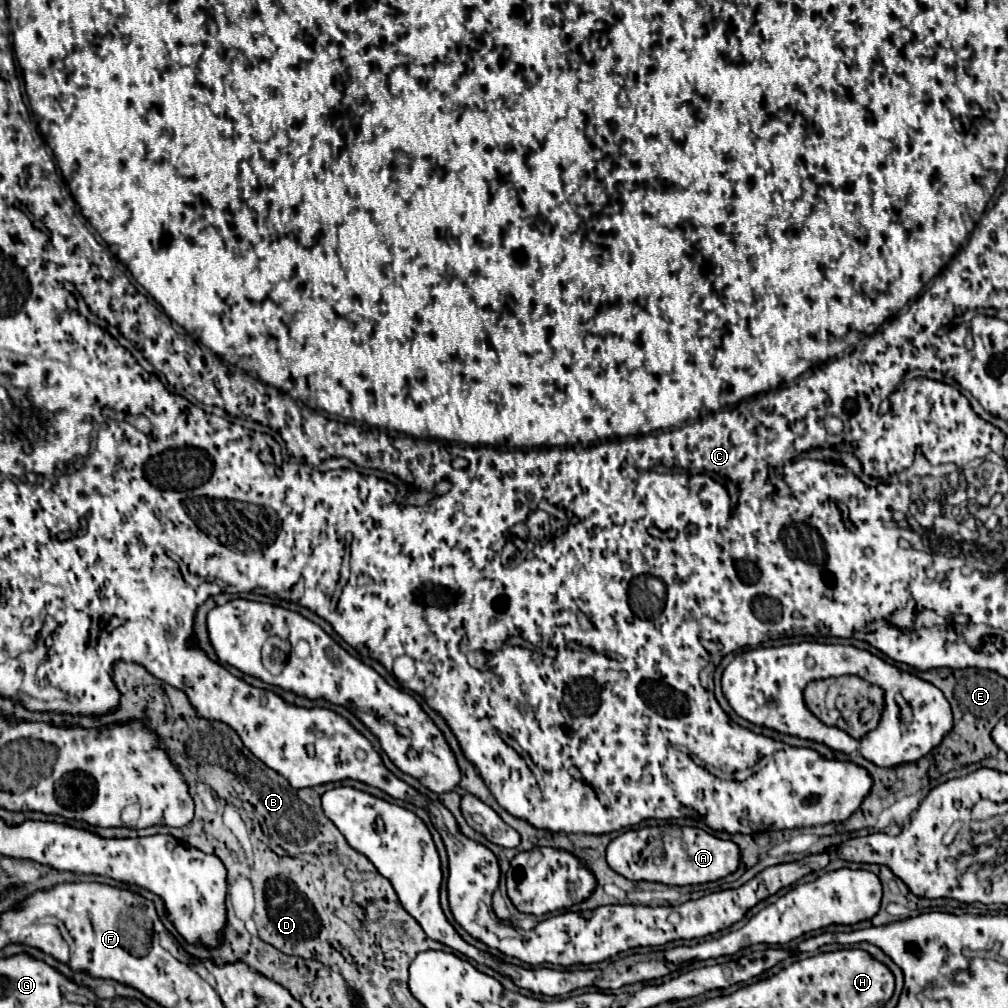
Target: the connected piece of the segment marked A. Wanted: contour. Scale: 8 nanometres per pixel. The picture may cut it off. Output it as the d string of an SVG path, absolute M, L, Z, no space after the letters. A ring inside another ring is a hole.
M638 828L614 838L606 848L608 866L628 880L662 884L704 884L728 876L738 868L740 850L732 840L720 840L700 828L682 828L682 836L666 834L666 828ZM658 840L658 842L656 842ZM656 842L656 844L654 844Z

